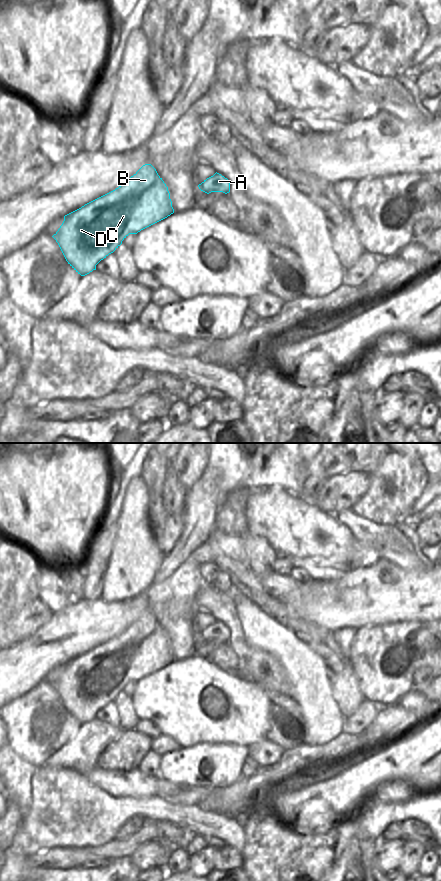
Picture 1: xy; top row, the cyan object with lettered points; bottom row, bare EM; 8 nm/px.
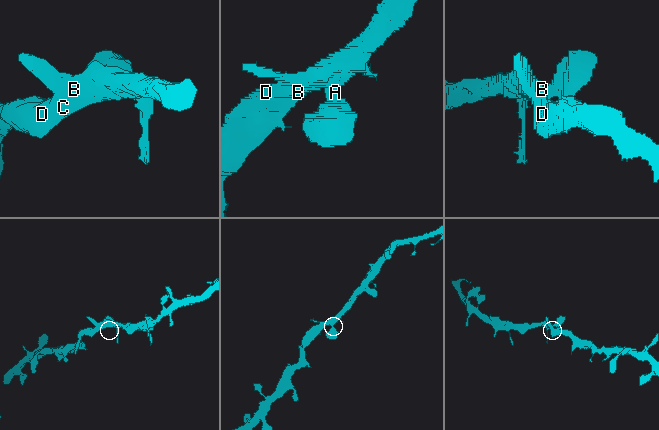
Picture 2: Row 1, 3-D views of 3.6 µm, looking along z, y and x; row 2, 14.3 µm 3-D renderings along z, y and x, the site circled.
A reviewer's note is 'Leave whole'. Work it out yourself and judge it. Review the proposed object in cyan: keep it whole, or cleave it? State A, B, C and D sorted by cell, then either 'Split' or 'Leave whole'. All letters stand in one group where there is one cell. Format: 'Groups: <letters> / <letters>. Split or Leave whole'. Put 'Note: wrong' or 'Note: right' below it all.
Groups: A B C D. Leave whole
Note: right

